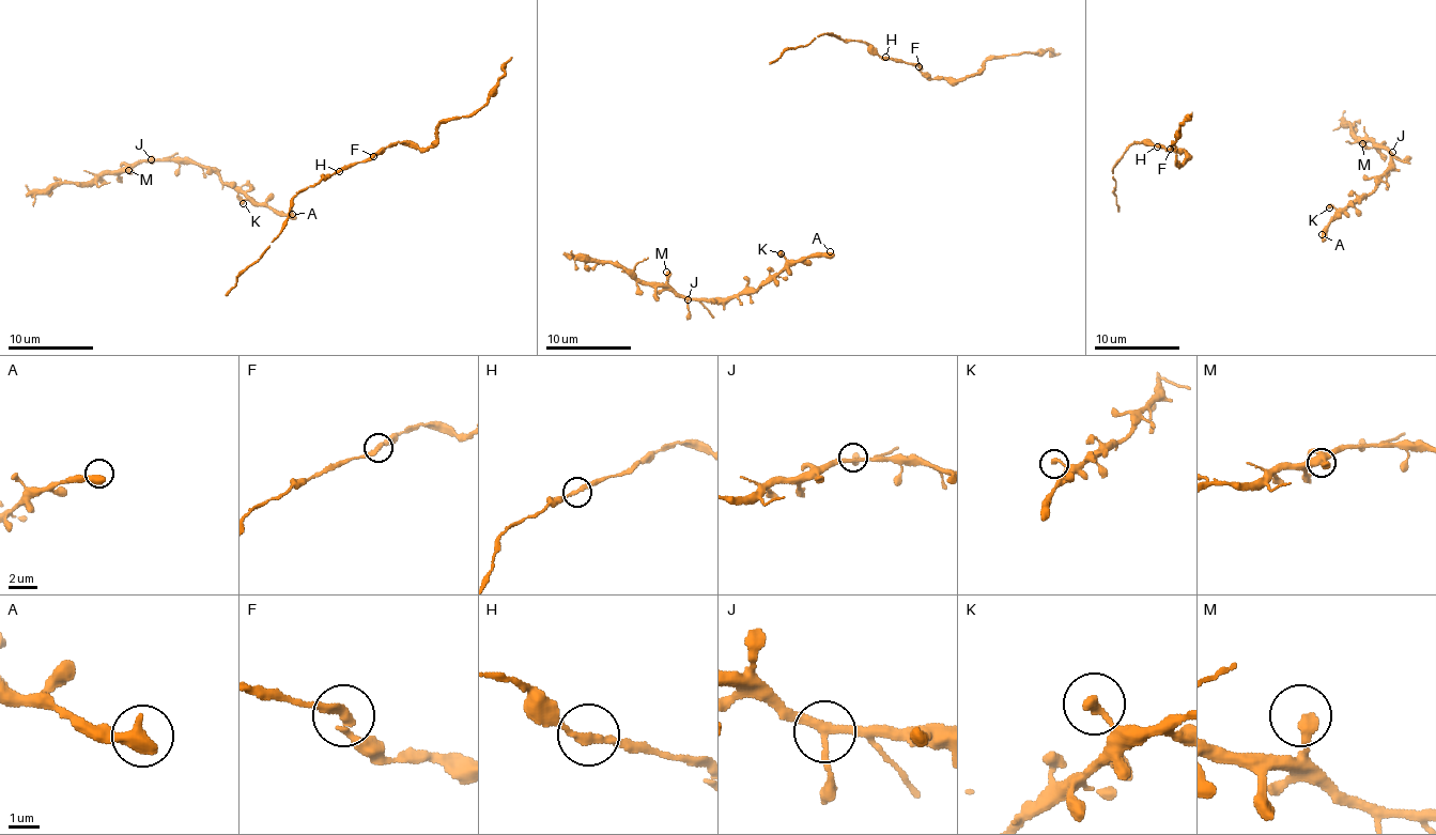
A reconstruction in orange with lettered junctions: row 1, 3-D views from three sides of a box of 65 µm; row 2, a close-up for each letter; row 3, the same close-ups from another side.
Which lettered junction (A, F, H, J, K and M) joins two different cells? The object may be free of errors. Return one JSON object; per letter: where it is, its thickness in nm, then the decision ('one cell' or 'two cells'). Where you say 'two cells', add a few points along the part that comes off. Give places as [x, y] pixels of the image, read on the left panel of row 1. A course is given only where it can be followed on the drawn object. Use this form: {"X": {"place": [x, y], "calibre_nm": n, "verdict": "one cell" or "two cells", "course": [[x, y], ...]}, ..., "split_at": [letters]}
{"A": {"place": [292, 214], "calibre_nm": 600, "verdict": "one cell"}, "F": {"place": [373, 156], "calibre_nm": 240, "verdict": "one cell"}, "H": {"place": [339, 171], "calibre_nm": 240, "verdict": "one cell"}, "J": {"place": [151, 159], "calibre_nm": 240, "verdict": "one cell"}, "K": {"place": [243, 203], "calibre_nm": 320, "verdict": "one cell"}, "M": {"place": [128, 170], "calibre_nm": 380, "verdict": "one cell"}, "split_at": []}

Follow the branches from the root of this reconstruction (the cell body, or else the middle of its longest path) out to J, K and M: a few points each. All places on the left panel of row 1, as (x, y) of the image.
J: (292, 214), (275, 213), (252, 203), (242, 192), (222, 184), (214, 172), (198, 164), (151, 159)
K: (292, 214), (275, 213), (247, 200), (243, 203)
M: (292, 214), (275, 213), (252, 203), (198, 164), (144, 160), (128, 170)

